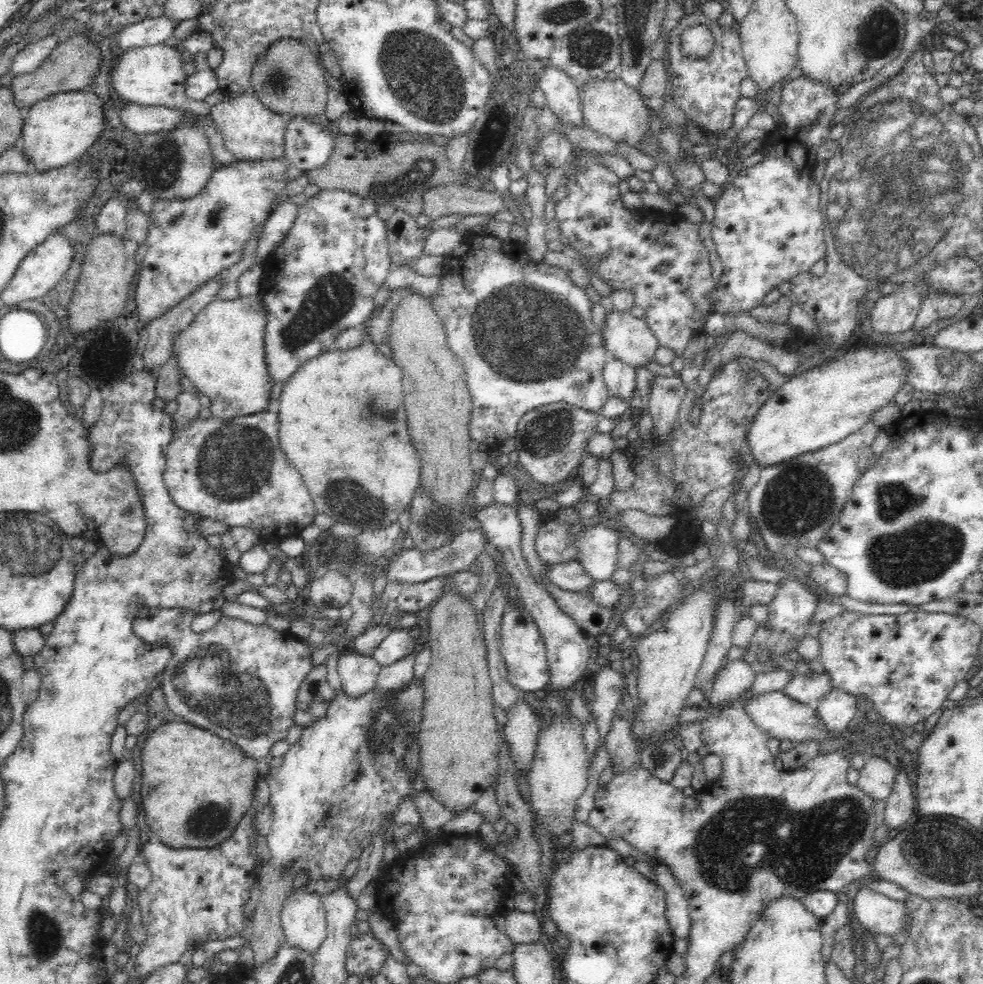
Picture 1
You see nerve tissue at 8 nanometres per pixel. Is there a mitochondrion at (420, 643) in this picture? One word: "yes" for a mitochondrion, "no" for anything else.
no

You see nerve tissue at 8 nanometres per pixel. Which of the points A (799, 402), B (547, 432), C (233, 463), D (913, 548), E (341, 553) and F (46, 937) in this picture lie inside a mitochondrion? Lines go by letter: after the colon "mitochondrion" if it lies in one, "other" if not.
A: other
B: mitochondrion
C: mitochondrion
D: mitochondrion
E: mitochondrion
F: mitochondrion

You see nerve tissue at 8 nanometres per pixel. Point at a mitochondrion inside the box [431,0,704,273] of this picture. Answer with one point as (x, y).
(589, 49)

